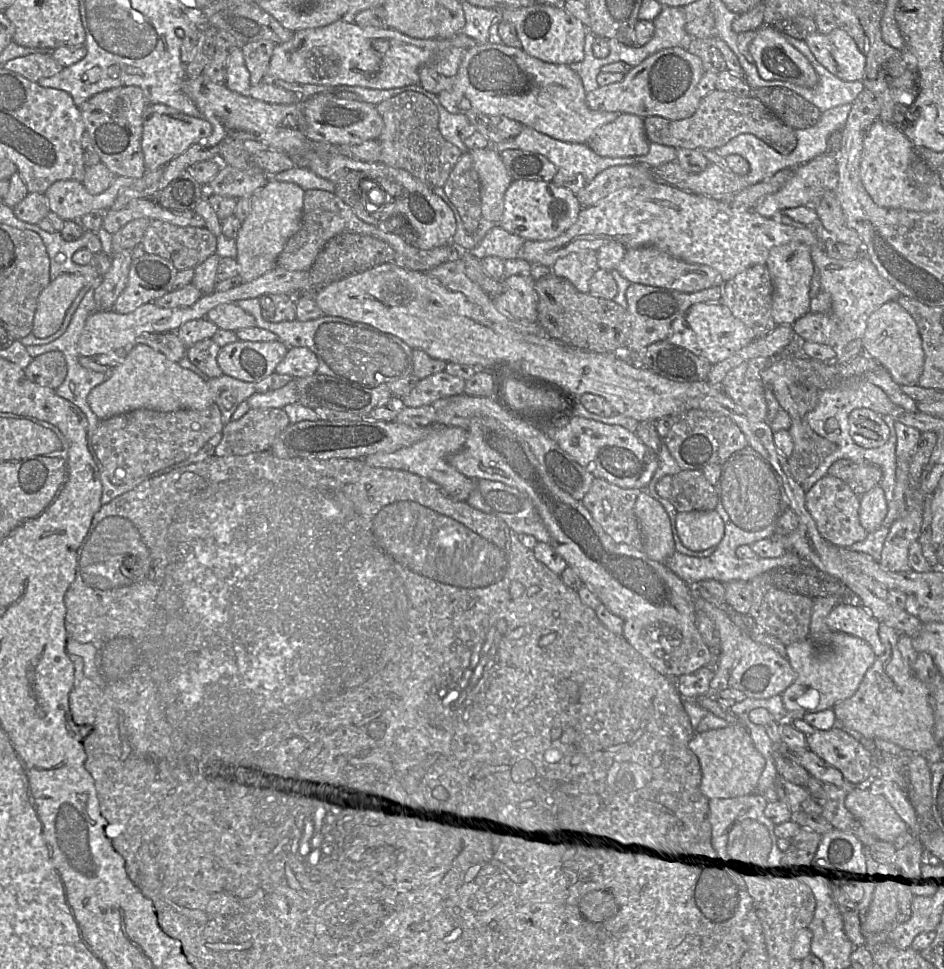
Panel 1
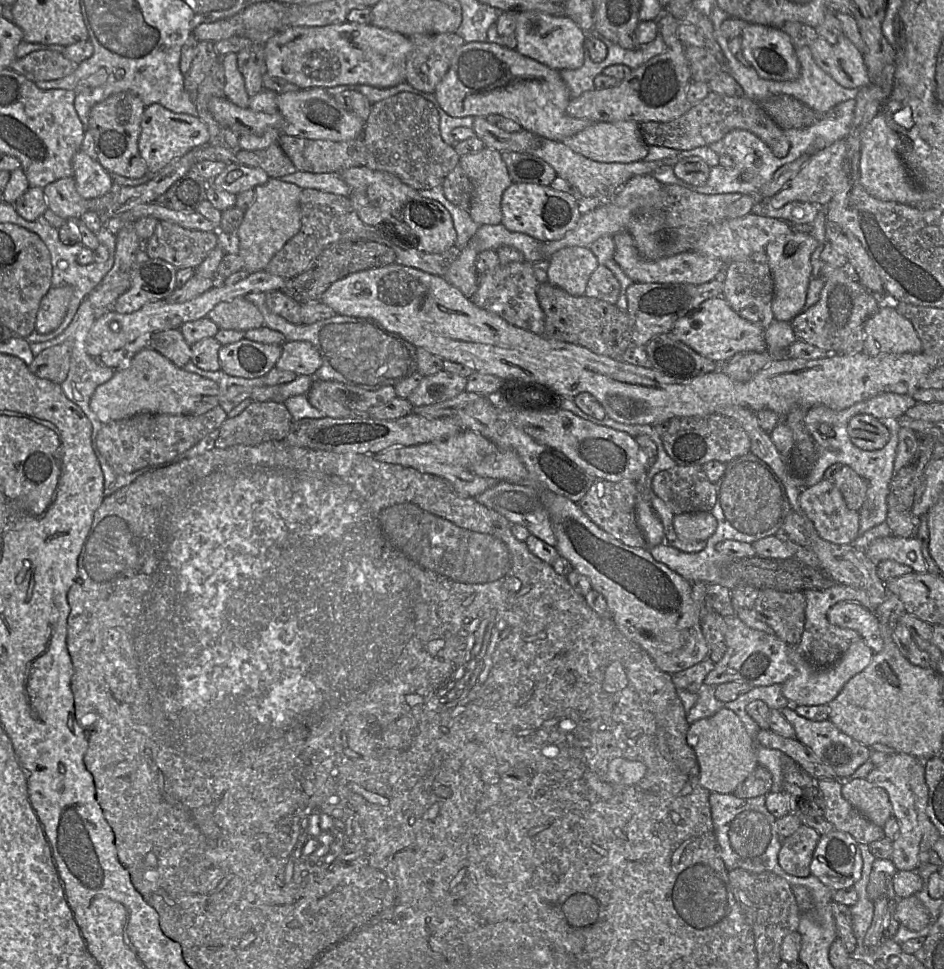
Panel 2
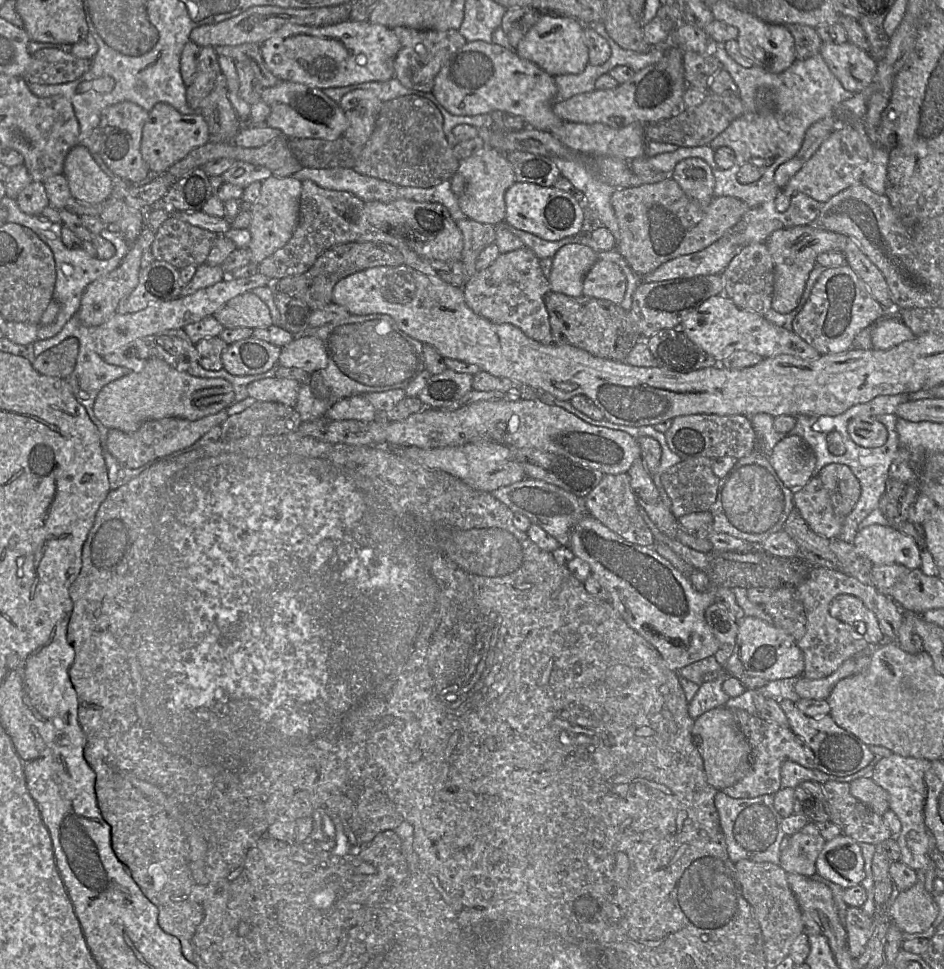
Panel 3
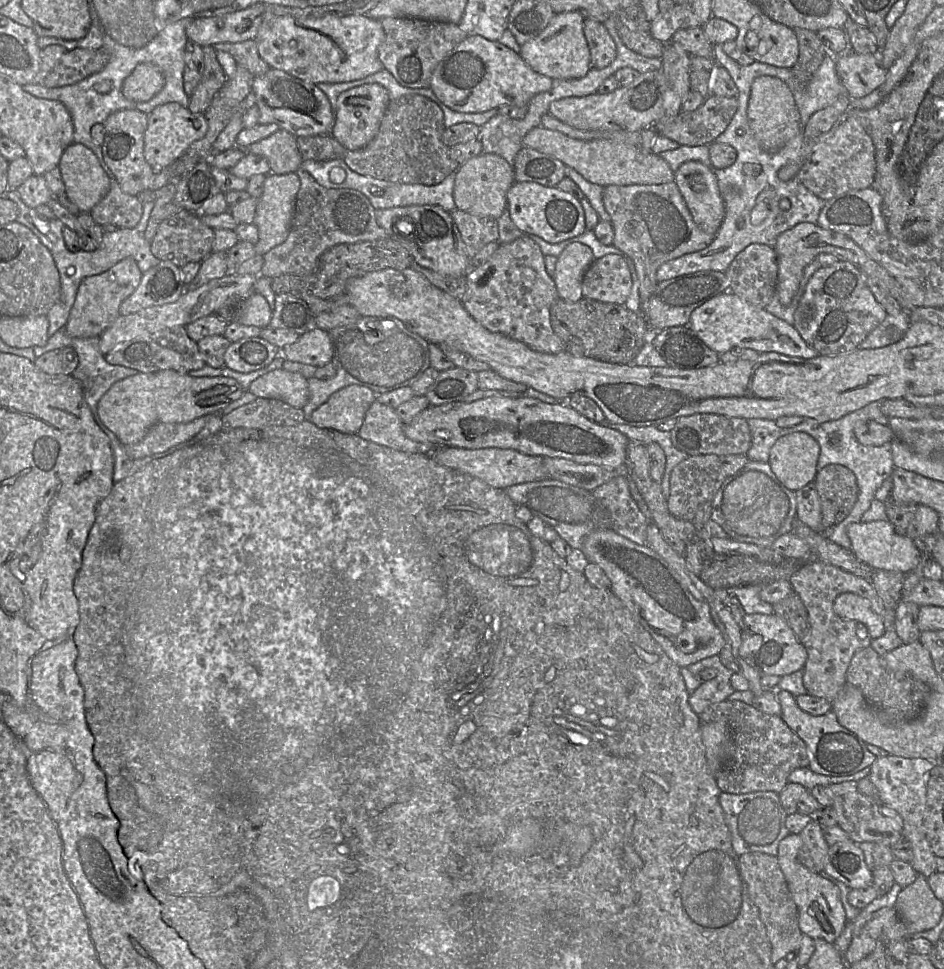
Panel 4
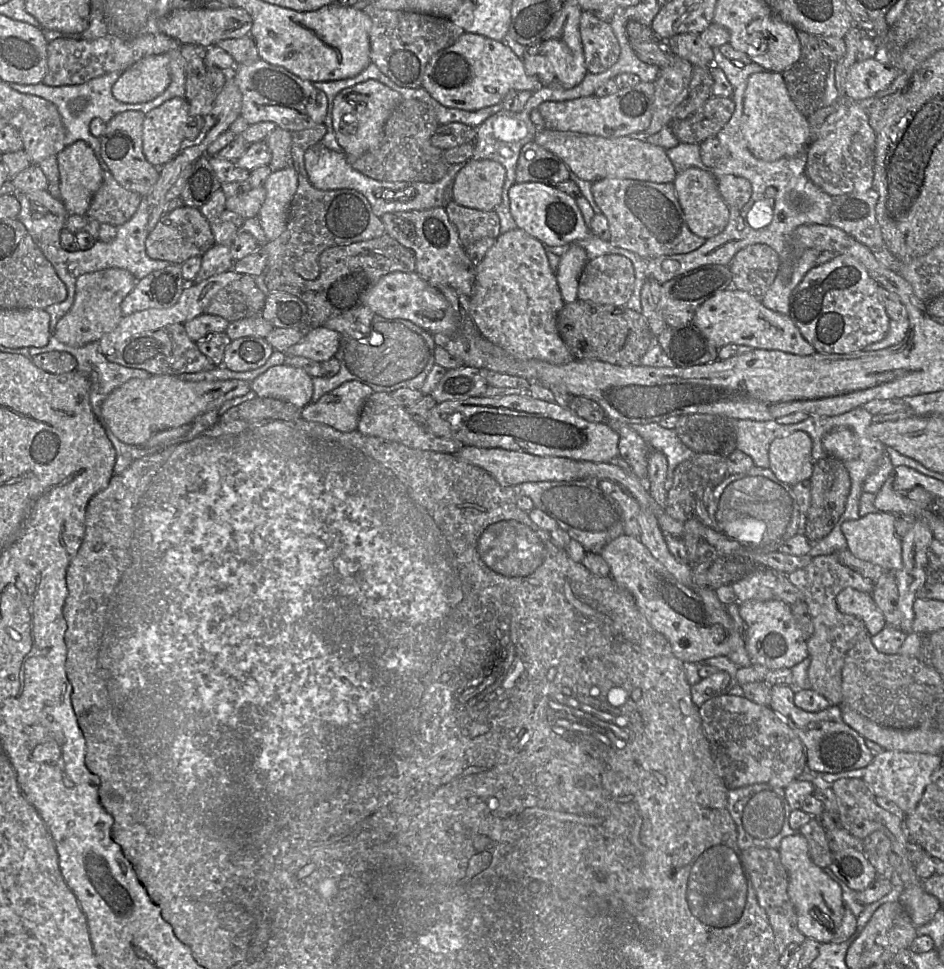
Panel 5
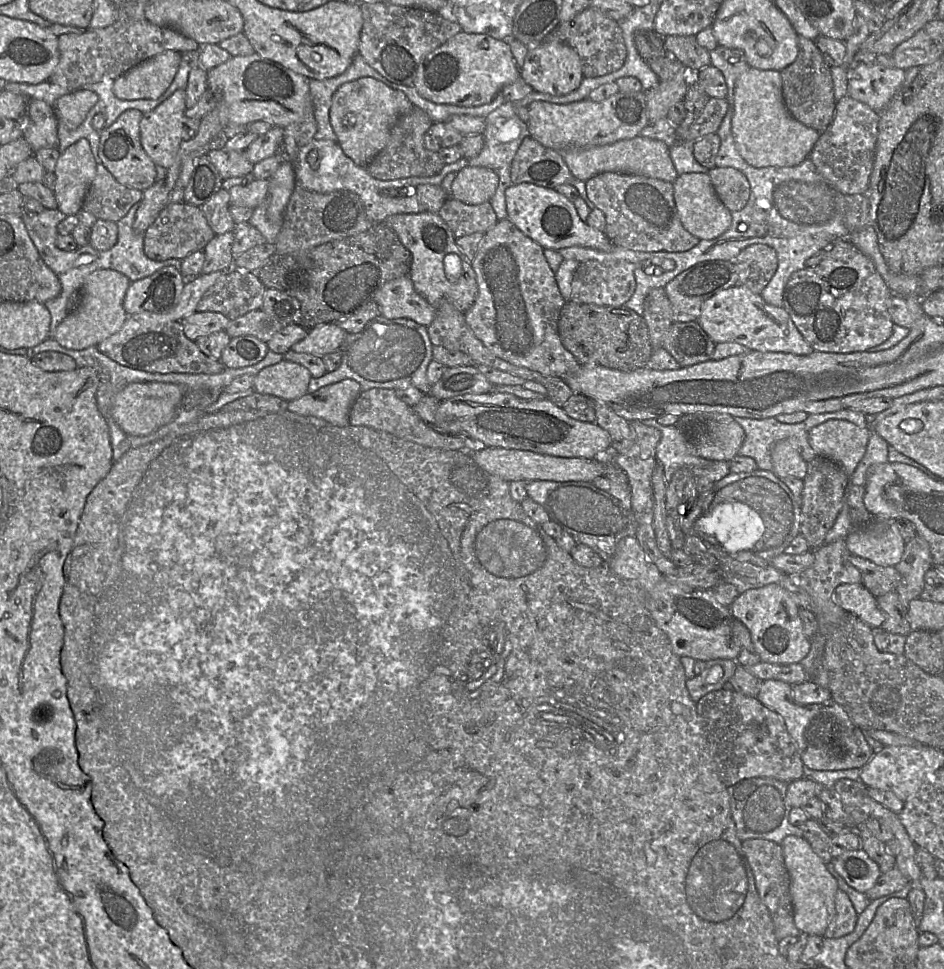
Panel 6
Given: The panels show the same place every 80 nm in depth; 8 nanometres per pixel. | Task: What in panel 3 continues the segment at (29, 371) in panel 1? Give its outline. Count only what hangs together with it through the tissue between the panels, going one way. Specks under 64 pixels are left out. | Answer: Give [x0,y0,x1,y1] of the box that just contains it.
[32,337,79,378]

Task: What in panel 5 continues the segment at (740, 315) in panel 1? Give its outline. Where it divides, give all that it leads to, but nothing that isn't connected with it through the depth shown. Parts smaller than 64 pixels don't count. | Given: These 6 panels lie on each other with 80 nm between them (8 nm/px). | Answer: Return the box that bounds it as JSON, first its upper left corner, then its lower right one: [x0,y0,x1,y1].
[729,244,780,301]

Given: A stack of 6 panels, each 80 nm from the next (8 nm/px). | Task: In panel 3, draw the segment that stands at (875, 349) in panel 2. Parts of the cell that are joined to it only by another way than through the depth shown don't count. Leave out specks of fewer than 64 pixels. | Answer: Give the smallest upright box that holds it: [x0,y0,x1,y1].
[871,316,915,350]

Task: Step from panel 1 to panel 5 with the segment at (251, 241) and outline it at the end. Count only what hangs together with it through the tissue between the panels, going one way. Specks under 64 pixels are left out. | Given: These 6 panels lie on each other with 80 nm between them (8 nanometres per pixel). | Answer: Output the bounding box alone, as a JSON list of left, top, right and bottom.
[258,167,298,241]

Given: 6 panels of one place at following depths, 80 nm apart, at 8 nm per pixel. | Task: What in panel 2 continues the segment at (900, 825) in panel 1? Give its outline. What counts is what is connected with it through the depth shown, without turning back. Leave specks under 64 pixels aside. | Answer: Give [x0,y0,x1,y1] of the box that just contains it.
[842,779,893,827]

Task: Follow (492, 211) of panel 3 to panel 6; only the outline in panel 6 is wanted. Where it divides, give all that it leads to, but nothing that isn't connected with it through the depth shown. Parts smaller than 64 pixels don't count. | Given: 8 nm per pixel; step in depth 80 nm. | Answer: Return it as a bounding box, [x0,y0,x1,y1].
[451,165,499,205]

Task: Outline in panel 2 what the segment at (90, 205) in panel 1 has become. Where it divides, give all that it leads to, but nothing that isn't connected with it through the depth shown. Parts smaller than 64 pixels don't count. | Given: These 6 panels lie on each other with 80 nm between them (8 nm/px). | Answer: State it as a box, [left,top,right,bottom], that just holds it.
[43,177,88,220]

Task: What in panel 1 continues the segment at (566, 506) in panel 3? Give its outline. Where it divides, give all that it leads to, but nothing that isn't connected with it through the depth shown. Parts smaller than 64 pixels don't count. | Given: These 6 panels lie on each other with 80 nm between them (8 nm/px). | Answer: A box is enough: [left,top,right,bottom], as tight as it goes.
[465,479,551,543]

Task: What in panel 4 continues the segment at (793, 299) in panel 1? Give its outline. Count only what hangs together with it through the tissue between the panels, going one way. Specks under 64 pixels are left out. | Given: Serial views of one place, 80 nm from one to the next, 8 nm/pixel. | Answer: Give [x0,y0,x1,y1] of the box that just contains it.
[774,223,903,305]

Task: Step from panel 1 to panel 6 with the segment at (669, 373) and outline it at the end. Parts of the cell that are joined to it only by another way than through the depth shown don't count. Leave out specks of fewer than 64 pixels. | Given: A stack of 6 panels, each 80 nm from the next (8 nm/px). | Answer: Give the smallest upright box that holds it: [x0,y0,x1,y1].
[662,320,715,367]

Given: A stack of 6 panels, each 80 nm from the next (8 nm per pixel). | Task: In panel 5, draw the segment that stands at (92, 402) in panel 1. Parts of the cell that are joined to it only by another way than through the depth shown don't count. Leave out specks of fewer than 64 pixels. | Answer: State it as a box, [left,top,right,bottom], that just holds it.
[101,374,250,445]

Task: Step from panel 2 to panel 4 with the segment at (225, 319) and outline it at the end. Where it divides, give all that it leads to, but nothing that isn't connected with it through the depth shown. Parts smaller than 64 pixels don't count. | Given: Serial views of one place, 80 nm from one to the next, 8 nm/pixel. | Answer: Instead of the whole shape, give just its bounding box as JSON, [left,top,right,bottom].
[230,292,272,328]

